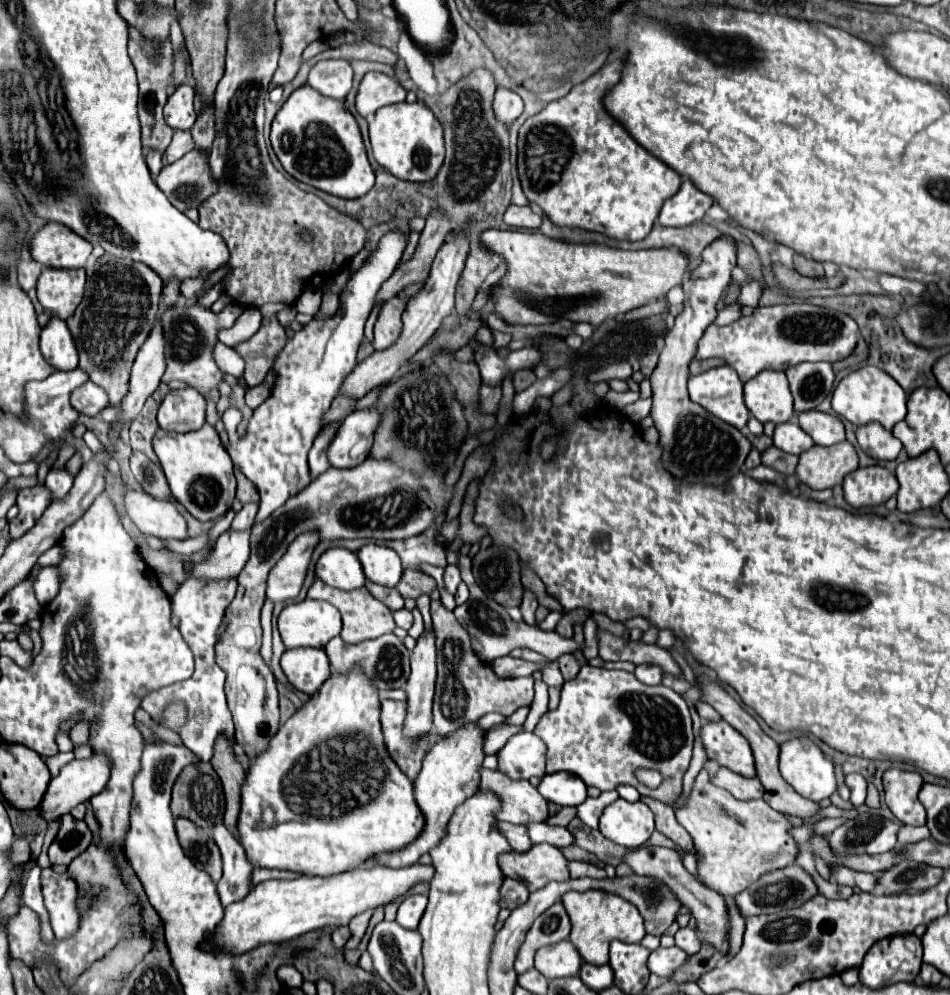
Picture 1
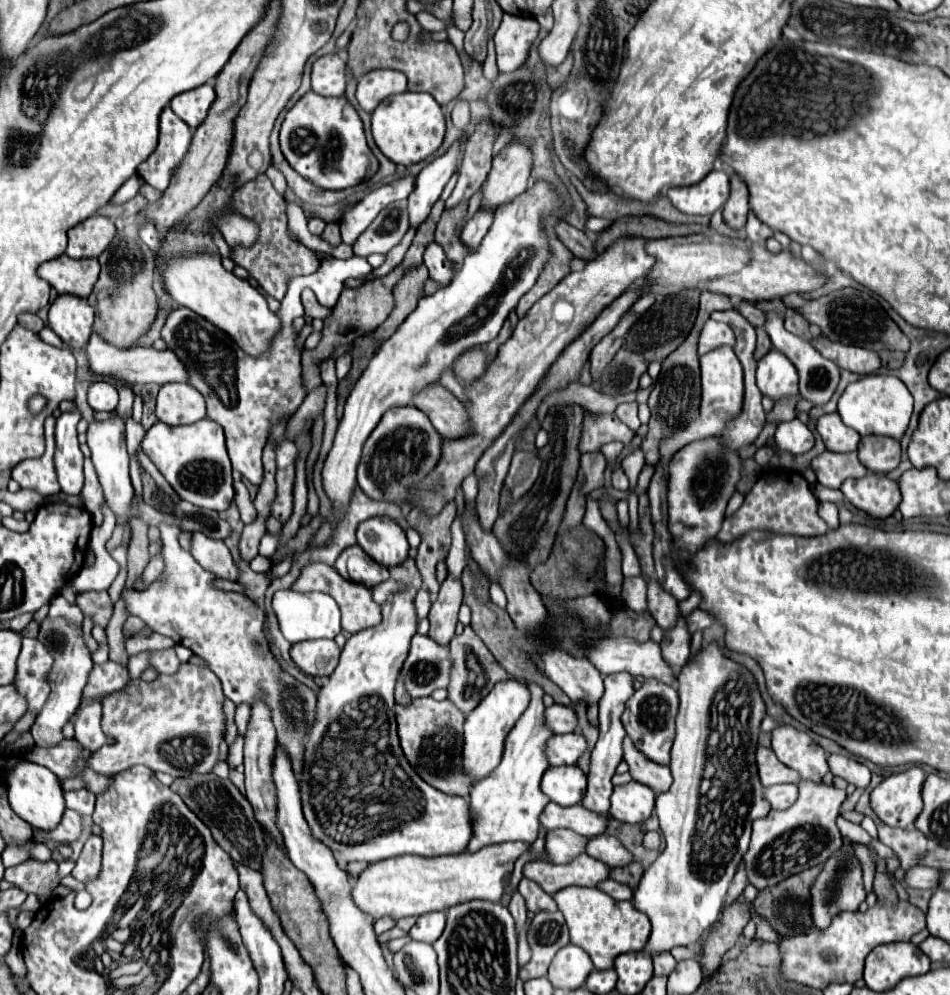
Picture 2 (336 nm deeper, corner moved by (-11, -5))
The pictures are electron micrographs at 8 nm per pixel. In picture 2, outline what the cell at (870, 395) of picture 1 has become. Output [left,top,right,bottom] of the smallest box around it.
[838,375,914,439]

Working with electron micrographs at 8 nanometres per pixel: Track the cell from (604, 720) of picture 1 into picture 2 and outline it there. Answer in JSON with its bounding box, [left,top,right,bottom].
[622,679,678,765]

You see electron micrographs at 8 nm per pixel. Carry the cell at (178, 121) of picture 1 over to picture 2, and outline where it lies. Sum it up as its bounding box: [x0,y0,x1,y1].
[170,85,216,129]

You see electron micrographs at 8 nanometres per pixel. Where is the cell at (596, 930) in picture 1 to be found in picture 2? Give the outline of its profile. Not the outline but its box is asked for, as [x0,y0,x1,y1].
[554,887,650,969]

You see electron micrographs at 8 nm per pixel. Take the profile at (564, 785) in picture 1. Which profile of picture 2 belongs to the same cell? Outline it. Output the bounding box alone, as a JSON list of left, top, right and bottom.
[542,767,586,805]

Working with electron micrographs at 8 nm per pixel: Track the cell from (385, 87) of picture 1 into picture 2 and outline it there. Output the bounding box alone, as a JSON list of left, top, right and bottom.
[356,69,406,113]

